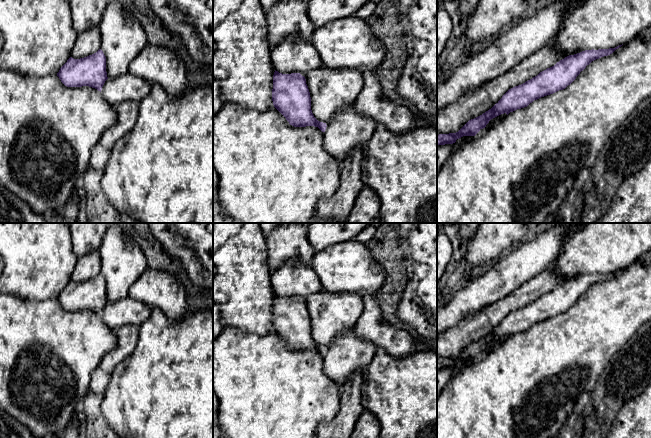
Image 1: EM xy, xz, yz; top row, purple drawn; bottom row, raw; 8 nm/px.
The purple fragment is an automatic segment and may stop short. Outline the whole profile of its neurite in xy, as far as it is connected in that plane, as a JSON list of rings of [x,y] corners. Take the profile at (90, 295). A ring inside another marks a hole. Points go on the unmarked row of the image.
[[[101,273],[84,282],[70,281],[60,292],[57,300],[67,311],[89,310],[101,316],[108,303],[106,281]]]

